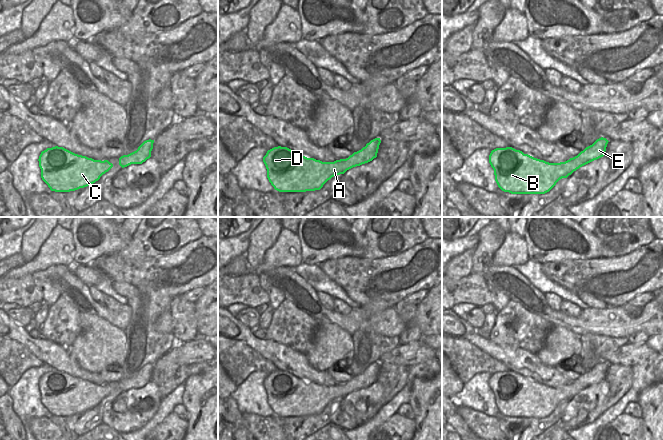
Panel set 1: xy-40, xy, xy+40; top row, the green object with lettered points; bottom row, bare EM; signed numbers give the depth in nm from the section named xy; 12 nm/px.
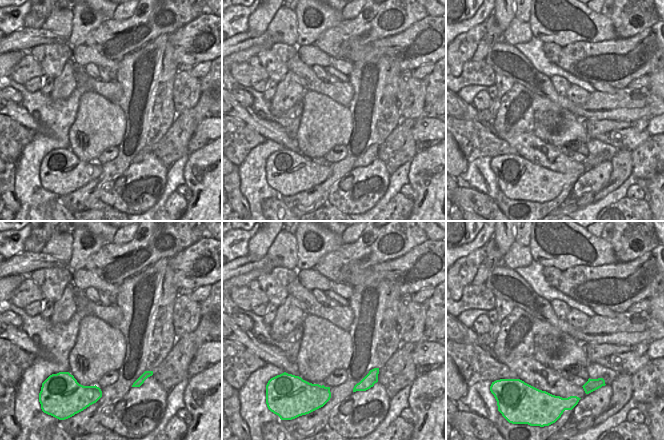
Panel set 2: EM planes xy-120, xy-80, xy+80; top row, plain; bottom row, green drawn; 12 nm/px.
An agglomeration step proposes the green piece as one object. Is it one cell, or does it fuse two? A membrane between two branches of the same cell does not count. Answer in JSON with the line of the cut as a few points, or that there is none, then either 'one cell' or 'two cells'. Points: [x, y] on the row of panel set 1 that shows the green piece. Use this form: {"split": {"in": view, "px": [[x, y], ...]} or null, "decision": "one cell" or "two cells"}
{"split": null, "decision": "one cell"}

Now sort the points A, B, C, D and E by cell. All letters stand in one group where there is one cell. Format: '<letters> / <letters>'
A B C D E

